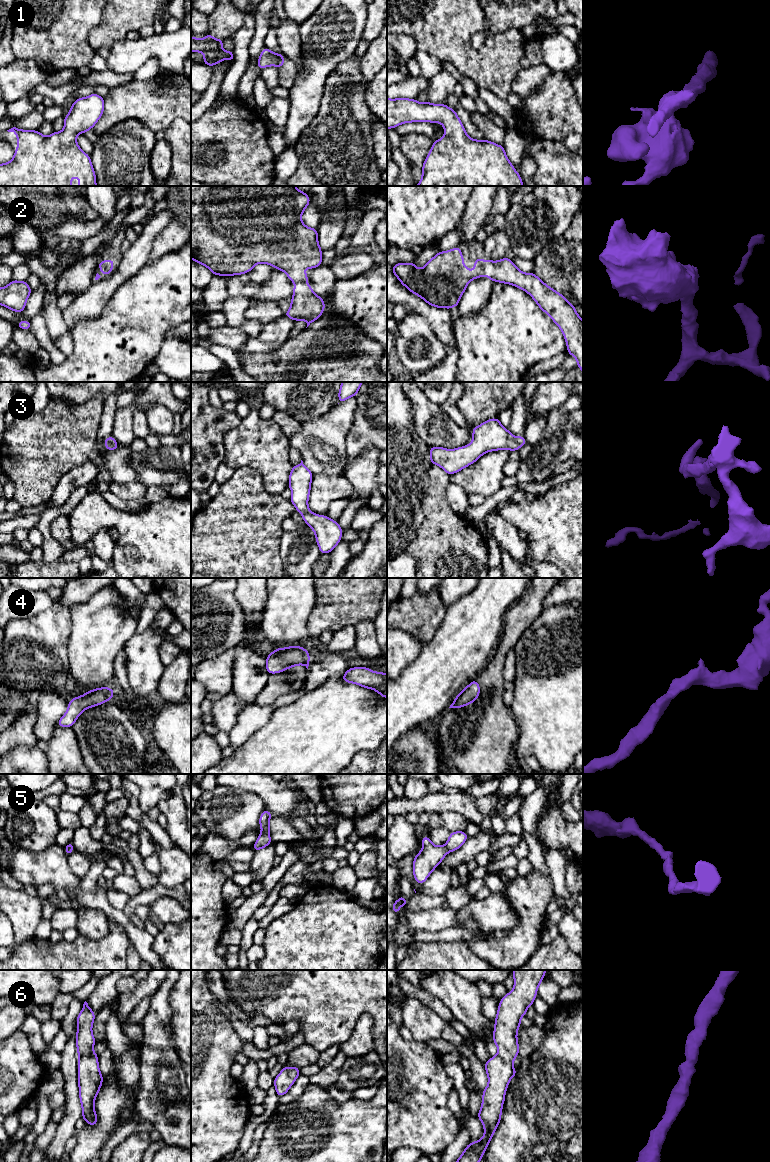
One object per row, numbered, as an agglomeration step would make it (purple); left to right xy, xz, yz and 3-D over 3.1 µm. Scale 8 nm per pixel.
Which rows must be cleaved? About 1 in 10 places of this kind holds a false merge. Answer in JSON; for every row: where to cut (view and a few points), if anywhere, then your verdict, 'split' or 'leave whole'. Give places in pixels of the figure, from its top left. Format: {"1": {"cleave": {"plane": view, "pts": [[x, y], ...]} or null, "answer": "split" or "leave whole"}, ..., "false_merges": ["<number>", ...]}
{"1": {"cleave": null, "answer": "leave whole"}, "2": {"cleave": null, "answer": "leave whole"}, "3": {"cleave": null, "answer": "leave whole"}, "4": {"cleave": null, "answer": "leave whole"}, "5": {"cleave": null, "answer": "leave whole"}, "6": {"cleave": null, "answer": "leave whole"}, "false_merges": []}

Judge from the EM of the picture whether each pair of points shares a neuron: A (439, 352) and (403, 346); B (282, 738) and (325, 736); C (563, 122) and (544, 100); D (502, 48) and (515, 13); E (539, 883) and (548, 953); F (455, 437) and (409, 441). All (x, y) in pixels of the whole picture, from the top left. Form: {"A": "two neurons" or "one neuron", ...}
{"A": "one neuron", "B": "one neuron", "C": "one neuron", "D": "two neurons", "E": "two neurons", "F": "two neurons"}

